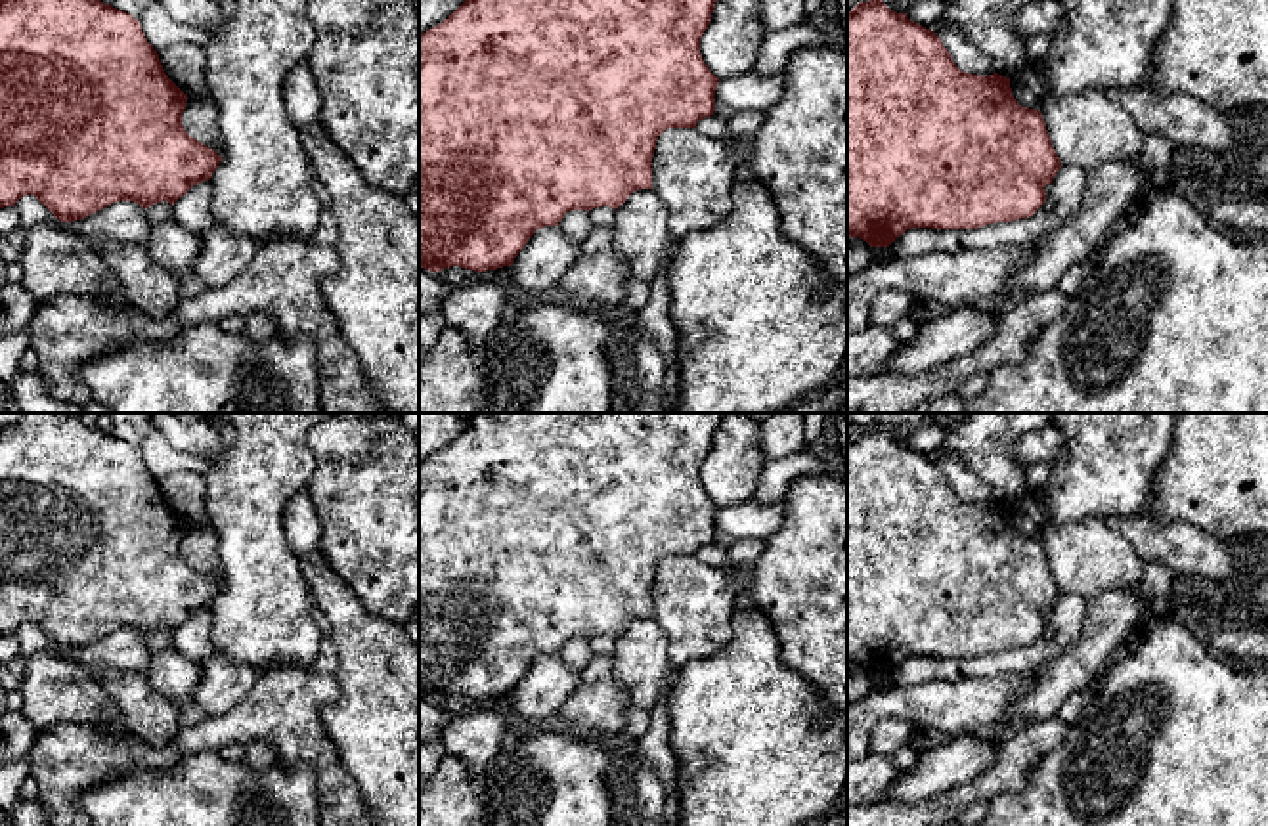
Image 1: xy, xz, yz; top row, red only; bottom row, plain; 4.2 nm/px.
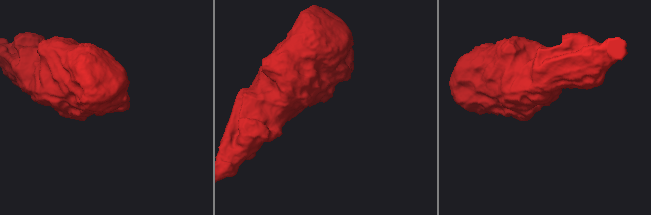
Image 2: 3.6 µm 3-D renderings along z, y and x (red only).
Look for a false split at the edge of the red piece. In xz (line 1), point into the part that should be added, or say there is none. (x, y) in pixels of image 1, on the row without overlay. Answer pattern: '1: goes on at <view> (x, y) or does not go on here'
1: does not go on here

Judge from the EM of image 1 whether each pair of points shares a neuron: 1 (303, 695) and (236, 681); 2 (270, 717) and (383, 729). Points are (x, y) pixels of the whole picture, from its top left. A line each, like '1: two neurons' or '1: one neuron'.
1: two neurons
2: two neurons

